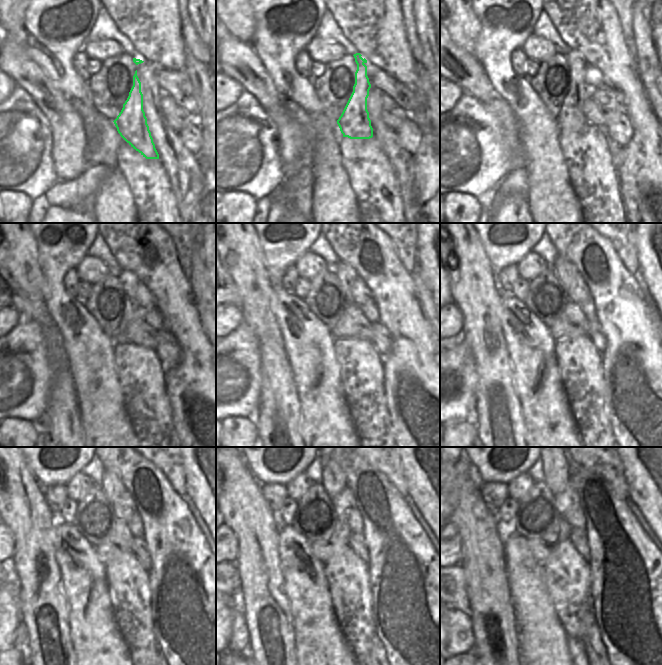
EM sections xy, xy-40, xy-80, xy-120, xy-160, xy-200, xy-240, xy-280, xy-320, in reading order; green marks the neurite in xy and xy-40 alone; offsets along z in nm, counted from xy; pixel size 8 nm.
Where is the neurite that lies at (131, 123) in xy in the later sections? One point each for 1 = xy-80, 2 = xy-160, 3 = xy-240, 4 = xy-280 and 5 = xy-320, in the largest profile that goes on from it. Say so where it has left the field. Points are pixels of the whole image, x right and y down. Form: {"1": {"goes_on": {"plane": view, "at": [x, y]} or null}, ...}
{"1": {"goes_on": {"plane": "xy-80", "at": [571, 119]}}, "2": {"goes_on": {"plane": "xy-160", "at": [345, 273]}}, "3": {"goes_on": {"plane": "xy-240", "at": [111, 485]}}, "4": {"goes_on": {"plane": "xy-280", "at": [333, 480]}}, "5": {"goes_on": {"plane": "xy-320", "at": [555, 467]}}}

